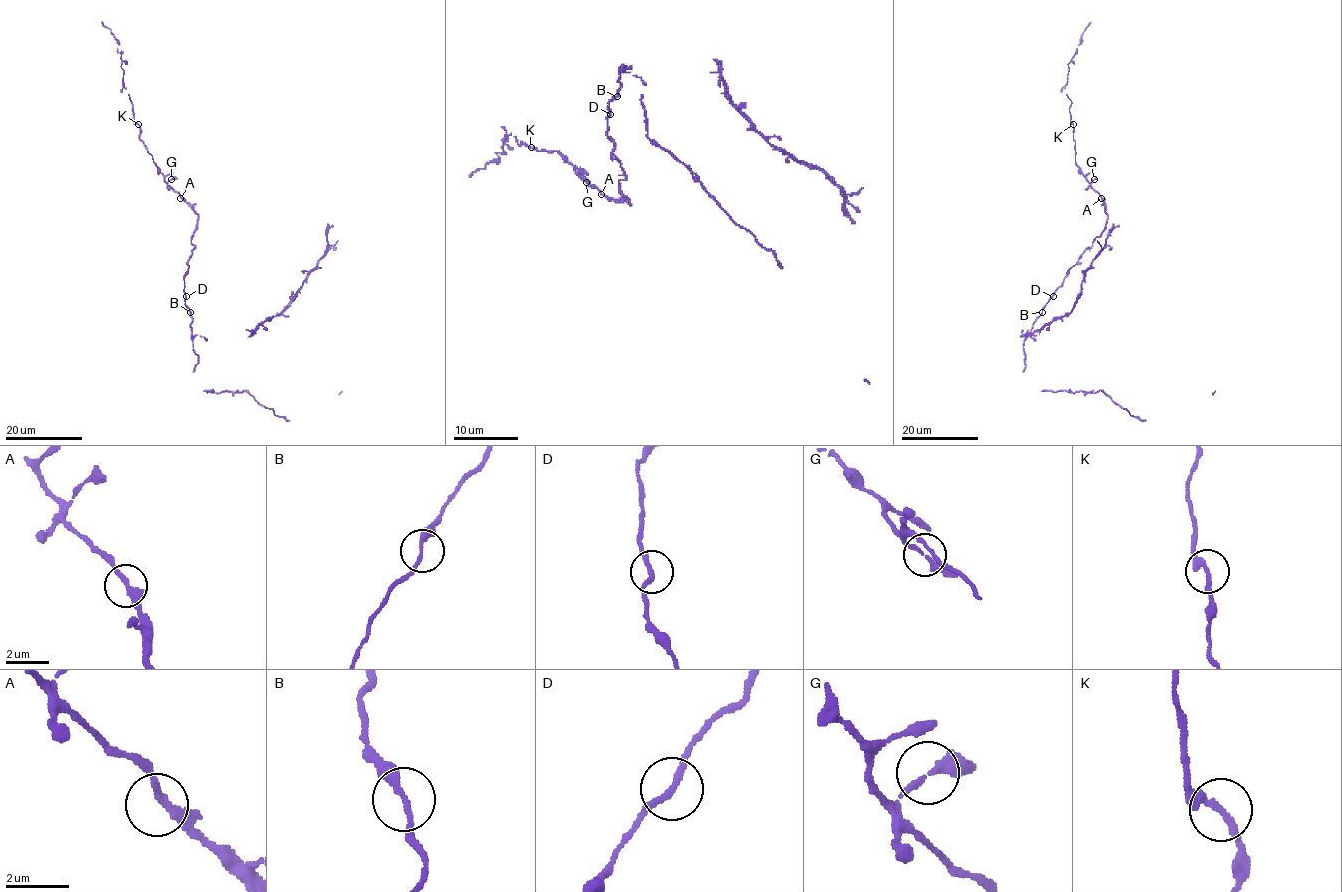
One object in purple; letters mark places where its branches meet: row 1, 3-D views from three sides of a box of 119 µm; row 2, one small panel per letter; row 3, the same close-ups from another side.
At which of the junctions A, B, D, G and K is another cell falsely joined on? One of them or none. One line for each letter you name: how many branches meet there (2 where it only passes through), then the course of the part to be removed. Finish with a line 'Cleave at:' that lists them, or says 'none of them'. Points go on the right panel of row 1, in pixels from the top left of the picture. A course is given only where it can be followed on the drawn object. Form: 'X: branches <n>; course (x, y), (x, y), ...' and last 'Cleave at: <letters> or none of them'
Cleave at: none of them

